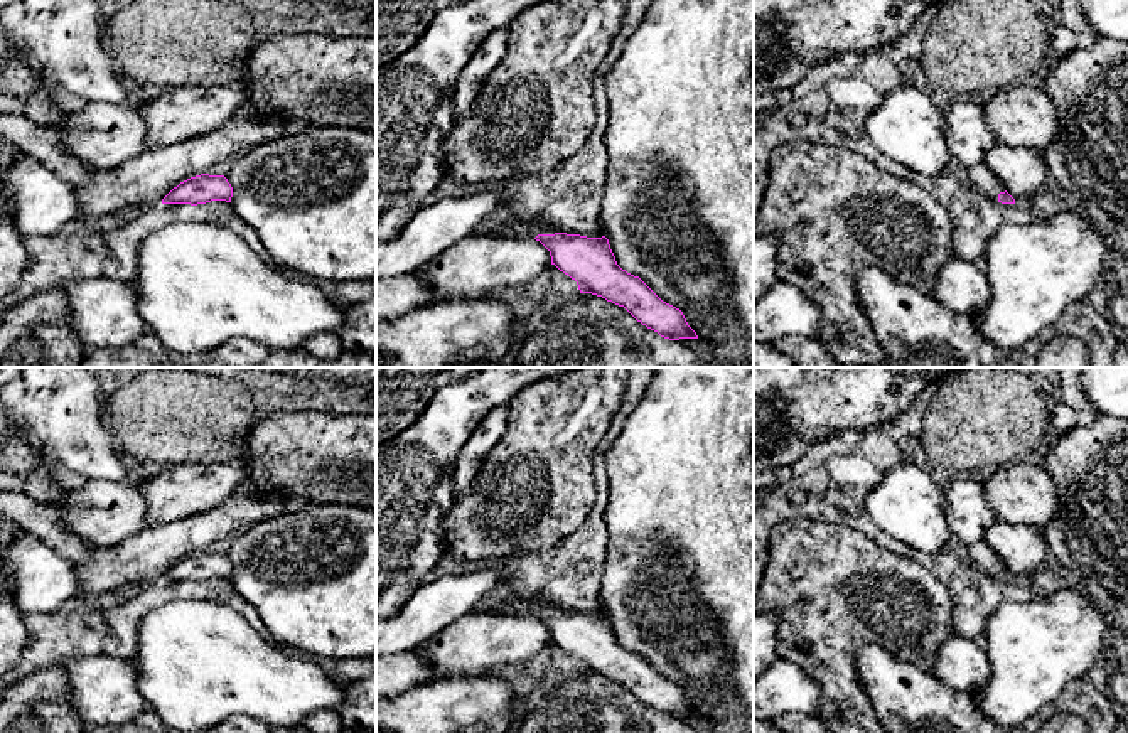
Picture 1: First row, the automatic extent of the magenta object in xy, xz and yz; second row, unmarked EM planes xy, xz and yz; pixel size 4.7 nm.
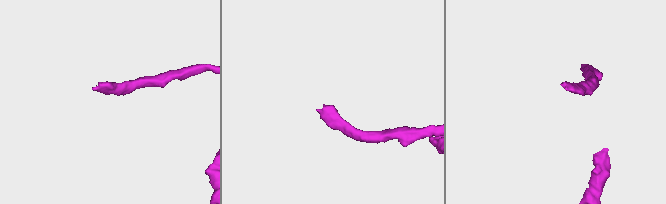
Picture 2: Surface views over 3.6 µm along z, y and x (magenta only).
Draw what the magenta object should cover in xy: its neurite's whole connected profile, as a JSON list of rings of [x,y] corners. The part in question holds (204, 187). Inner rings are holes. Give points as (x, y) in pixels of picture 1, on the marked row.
[[[201,174],[180,182],[164,199],[162,204],[206,204],[211,201],[231,202],[233,187],[224,175]]]

